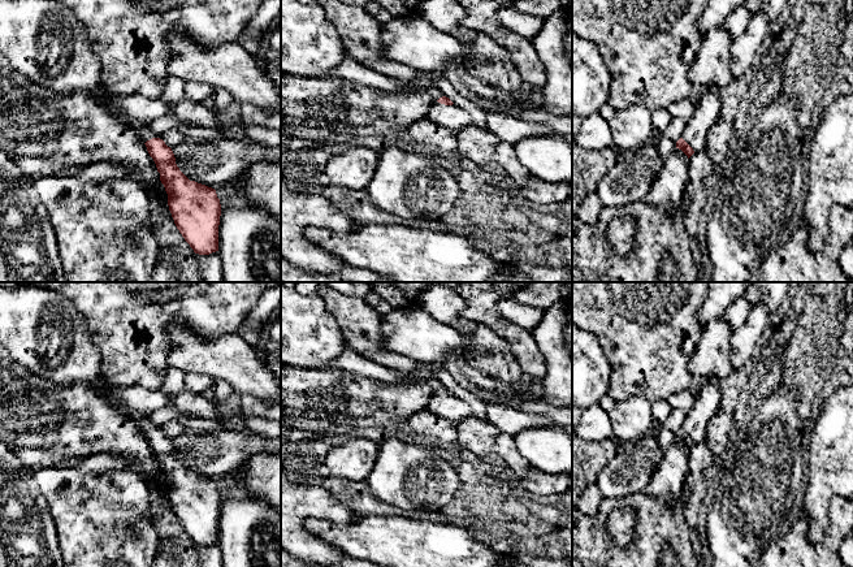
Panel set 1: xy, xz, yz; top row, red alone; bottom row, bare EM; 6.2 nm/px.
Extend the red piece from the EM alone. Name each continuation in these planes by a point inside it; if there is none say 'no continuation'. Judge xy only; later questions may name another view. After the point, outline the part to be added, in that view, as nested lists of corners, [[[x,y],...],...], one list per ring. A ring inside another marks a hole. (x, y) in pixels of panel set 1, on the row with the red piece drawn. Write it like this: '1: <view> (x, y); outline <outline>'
1: xy (138, 125); outline [[[130,118],[126,121],[137,133],[137,135],[146,143],[147,140],[152,138],[160,138],[163,139],[163,134],[155,134],[146,126],[146,121]]]

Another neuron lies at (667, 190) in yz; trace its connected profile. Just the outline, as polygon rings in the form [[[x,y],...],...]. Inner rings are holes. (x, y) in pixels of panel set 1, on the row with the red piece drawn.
[[[676,148],[663,161],[644,202],[672,216],[689,189],[688,165],[688,156]]]

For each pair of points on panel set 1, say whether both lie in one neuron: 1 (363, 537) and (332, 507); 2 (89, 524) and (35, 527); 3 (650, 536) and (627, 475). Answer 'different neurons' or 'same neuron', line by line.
1: different neurons
2: different neurons
3: different neurons

